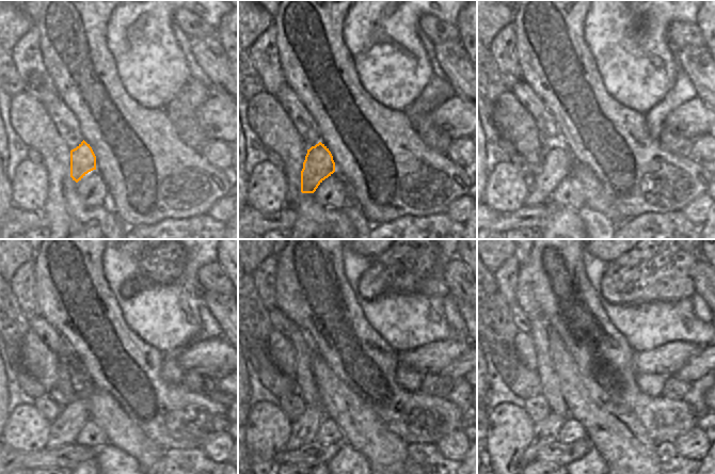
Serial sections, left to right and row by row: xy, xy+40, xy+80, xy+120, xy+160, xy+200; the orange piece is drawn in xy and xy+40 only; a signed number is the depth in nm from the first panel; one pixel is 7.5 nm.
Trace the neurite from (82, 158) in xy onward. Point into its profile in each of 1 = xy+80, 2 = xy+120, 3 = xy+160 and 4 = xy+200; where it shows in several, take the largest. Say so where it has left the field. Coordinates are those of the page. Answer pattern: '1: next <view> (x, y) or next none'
1: next xy+80 (557, 163)
2: next xy+120 (64, 429)
3: next xy+160 (303, 431)
4: next xy+200 (545, 431)

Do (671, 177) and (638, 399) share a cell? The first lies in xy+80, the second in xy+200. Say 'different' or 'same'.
same

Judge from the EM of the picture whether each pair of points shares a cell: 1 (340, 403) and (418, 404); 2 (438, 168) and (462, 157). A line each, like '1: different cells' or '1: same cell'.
1: different cells
2: different cells

